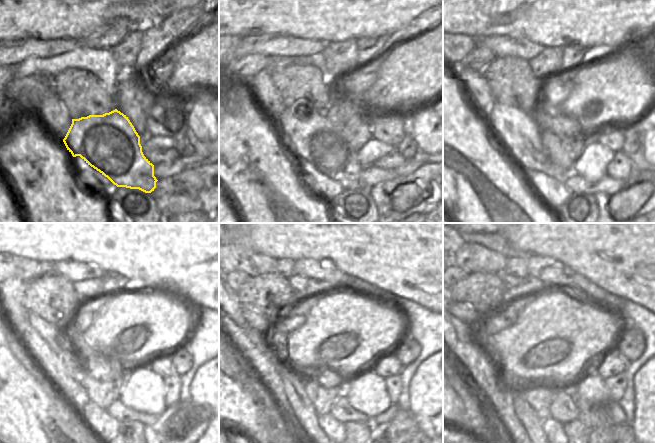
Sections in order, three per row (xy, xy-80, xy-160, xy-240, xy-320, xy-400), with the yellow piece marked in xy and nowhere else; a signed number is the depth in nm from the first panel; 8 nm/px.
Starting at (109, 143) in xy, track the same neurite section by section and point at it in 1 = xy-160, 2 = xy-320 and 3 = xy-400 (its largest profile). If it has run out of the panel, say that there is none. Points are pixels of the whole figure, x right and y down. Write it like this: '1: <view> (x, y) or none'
1: xy-160 (519, 128)
2: xy-320 (254, 320)
3: xy-400 (467, 314)

